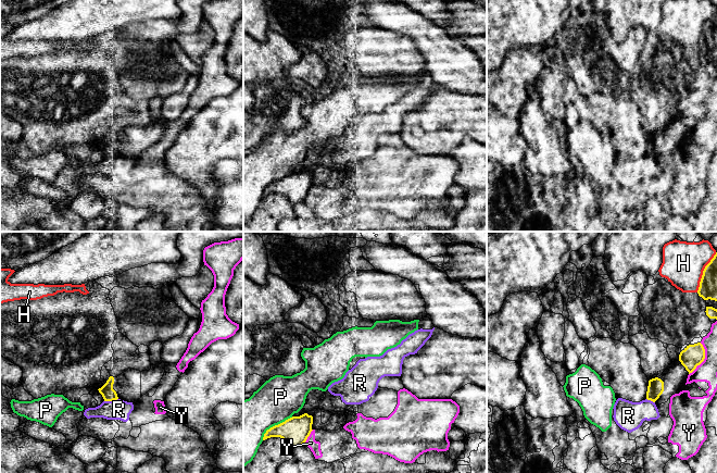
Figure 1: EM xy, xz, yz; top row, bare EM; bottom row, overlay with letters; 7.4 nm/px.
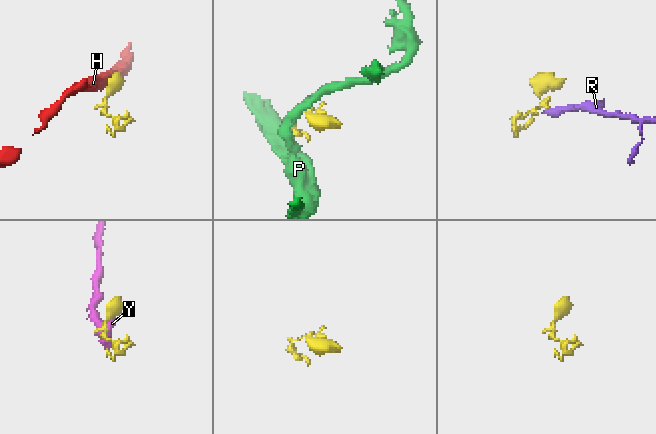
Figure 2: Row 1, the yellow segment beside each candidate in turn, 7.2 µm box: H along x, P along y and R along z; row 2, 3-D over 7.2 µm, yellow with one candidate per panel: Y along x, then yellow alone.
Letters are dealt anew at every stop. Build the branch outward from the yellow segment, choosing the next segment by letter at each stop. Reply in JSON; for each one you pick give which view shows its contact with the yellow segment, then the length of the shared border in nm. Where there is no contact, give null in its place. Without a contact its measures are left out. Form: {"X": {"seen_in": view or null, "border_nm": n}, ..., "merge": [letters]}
{"merge": []}

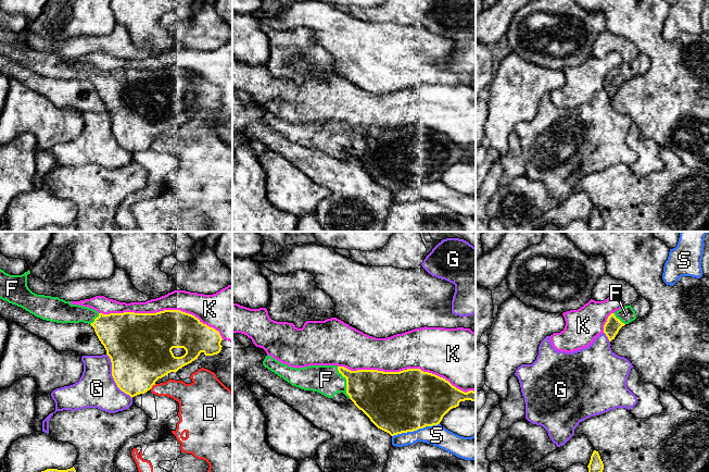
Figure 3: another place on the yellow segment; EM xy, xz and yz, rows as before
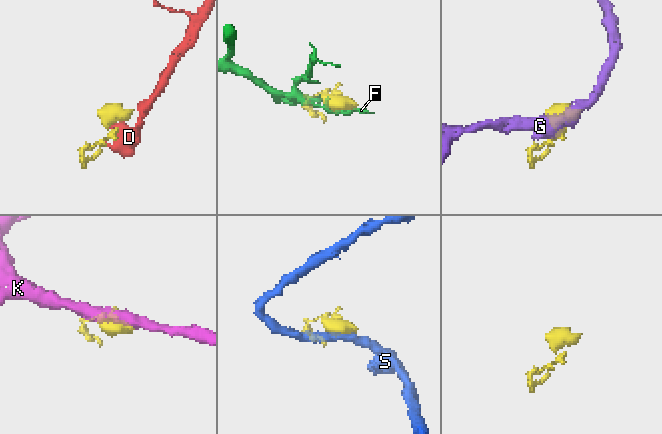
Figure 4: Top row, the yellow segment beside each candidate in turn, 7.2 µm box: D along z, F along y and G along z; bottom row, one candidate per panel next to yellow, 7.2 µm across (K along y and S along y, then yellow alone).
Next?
{"F": {"seen_in": "xz", "border_nm": 260}, "merge": ["F"]}

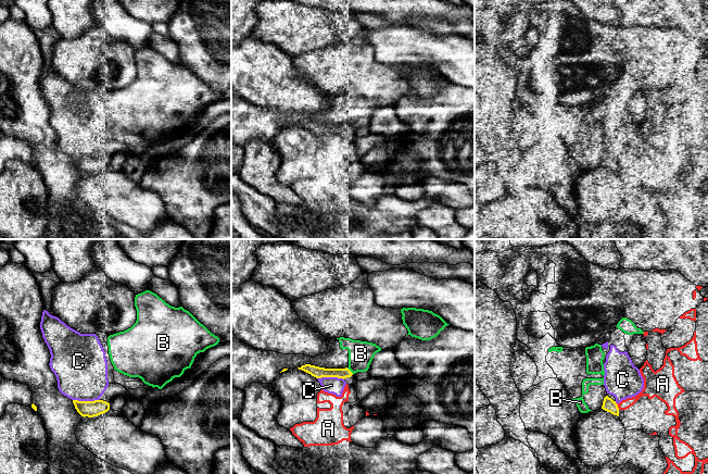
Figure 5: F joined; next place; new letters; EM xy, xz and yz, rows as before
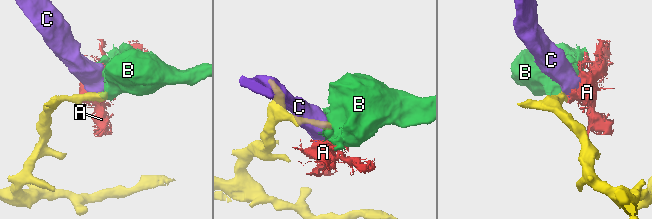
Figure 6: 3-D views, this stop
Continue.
{"merge": []}

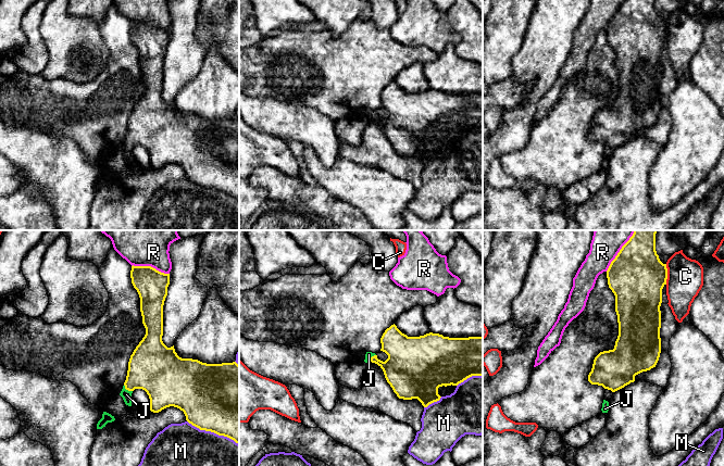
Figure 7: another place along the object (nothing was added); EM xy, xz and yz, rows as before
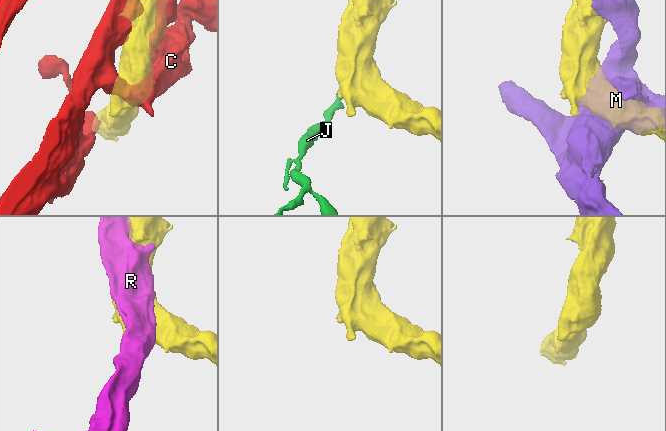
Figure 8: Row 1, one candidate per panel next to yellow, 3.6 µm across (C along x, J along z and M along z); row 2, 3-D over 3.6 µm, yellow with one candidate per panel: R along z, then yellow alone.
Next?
{"J": {"seen_in": "xy", "border_nm": 80}, "merge": ["J"]}

